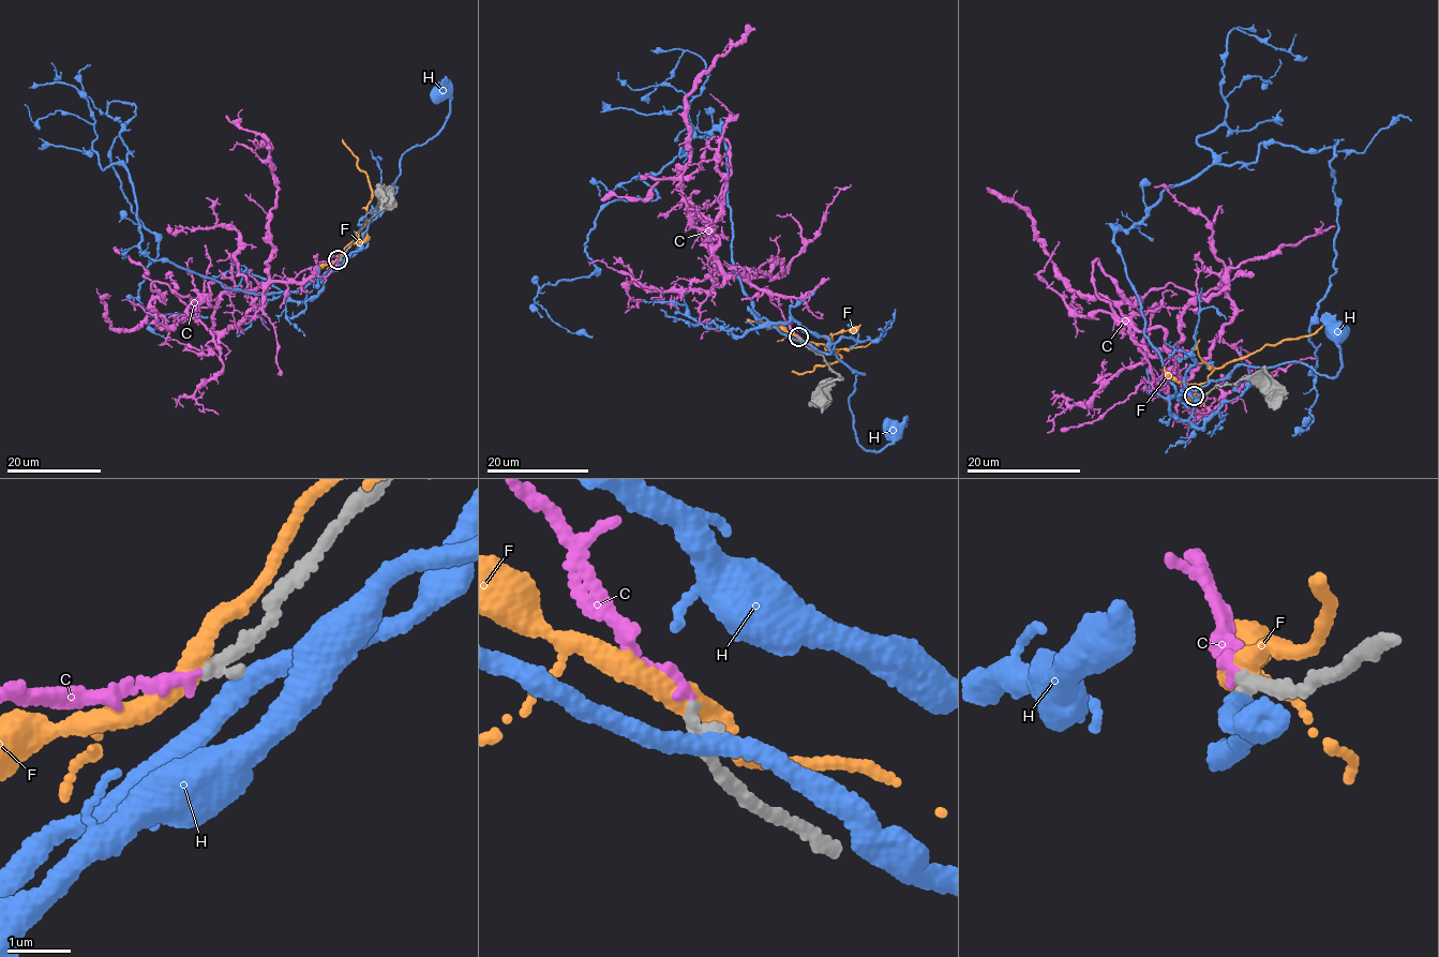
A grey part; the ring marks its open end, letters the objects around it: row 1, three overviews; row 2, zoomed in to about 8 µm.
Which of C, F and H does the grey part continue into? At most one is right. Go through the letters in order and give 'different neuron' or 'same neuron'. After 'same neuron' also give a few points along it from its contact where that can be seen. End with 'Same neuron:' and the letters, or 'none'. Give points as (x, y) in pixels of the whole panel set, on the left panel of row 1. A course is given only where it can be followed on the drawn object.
C: same neuron; course (338, 260), (287, 282), (221, 295), (211, 307), (154, 281), (151, 288), (163, 298), (119, 332), (102, 297)
F: different neuron
H: different neuron
Same neuron: C

